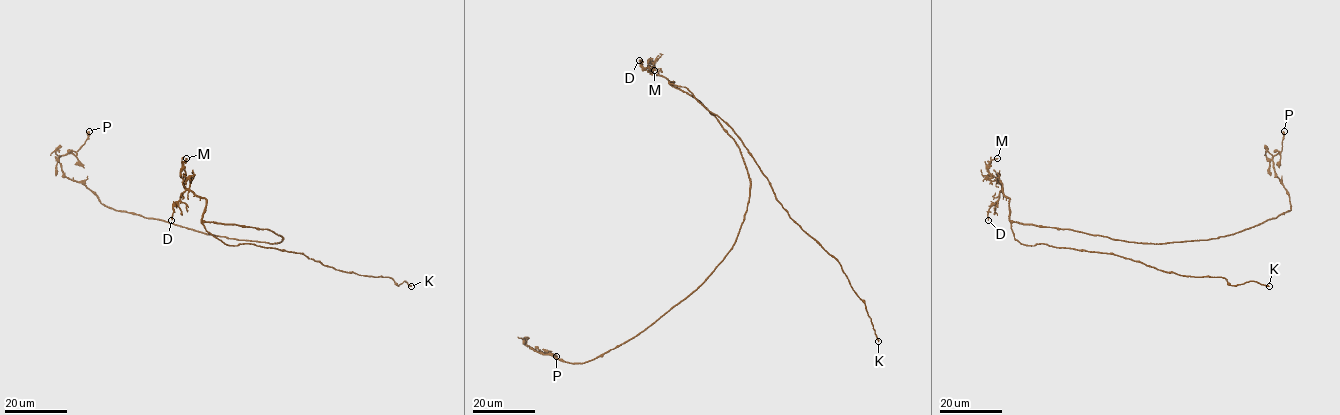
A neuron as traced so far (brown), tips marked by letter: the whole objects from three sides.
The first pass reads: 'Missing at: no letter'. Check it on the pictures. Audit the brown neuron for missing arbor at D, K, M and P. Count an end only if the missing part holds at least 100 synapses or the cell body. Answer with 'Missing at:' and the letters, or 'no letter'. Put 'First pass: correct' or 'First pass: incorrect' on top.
First pass: incorrect
Missing at: K

